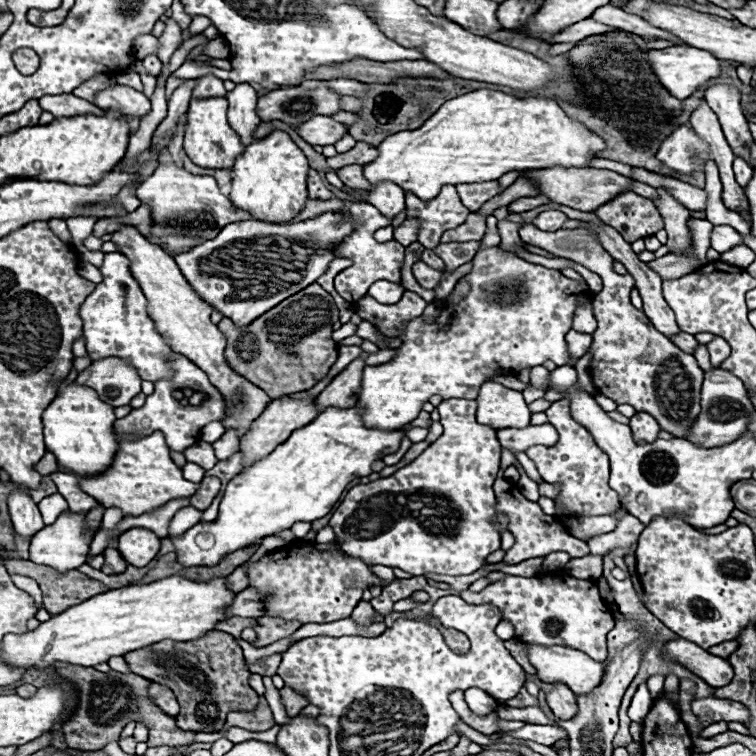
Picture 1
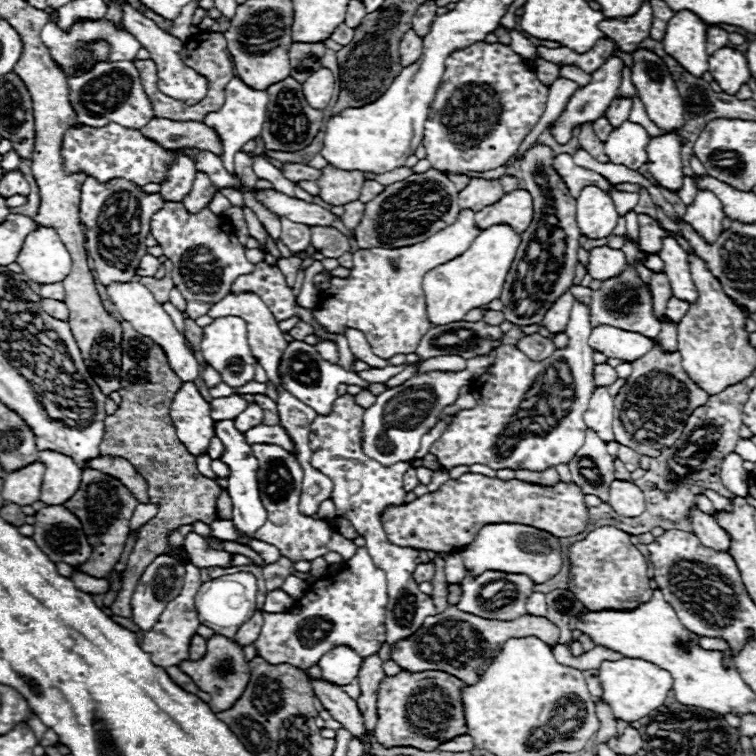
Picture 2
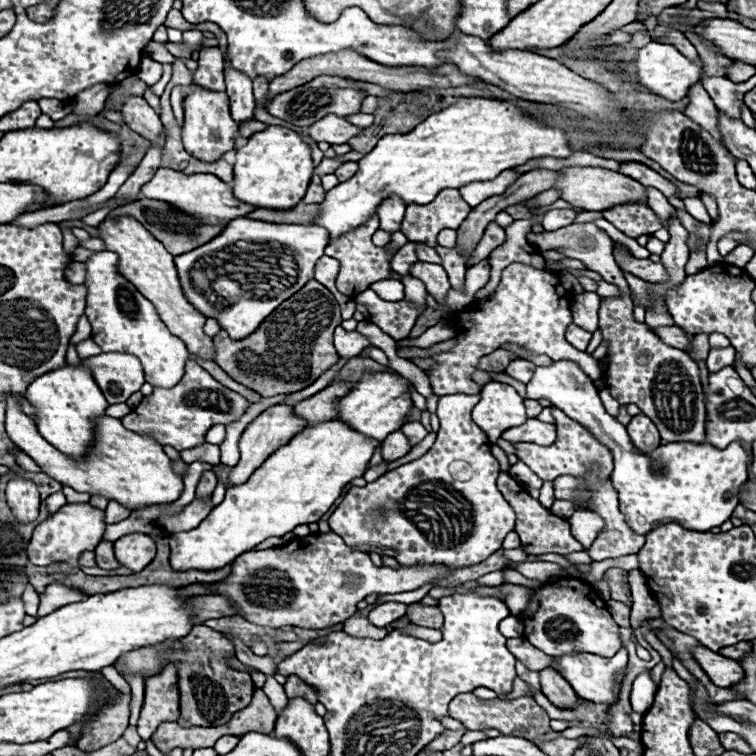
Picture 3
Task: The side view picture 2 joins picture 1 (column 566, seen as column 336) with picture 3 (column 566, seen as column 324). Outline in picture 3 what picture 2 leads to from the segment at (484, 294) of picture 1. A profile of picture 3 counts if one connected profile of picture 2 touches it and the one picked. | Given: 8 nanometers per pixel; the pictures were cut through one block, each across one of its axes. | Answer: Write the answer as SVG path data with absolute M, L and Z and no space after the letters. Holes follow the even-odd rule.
M510 264L502 270L500 284L496 290L484 298L472 302L464 310L456 310L448 316L448 326L454 328L454 338L458 344L446 352L432 354L428 358L436 360L436 366L424 370L430 388L436 396L442 394L478 394L482 390L480 384L472 380L472 374L476 372L476 366L482 356L488 356L502 348L504 344L518 344L526 348L530 354L546 354L552 360L560 358L572 358L592 380L598 380L602 376L598 368L598 360L588 356L586 352L576 350L570 346L564 338L566 328L572 324L570 316L570 300L572 292L568 292L560 276L548 270L538 270L528 264Z

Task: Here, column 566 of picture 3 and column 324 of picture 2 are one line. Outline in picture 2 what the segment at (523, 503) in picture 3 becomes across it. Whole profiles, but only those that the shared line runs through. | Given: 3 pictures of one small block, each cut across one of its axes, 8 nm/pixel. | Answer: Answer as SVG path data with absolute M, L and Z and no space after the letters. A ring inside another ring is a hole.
M254 444L252 446L254 458L258 458L258 488L260 488L260 500L268 512L268 518L262 528L256 530L256 538L268 544L278 546L282 556L290 560L314 560L318 556L324 556L326 552L336 552L344 560L350 560L356 554L356 544L342 534L338 534L334 528L326 524L326 530L322 530L324 522L304 516L298 510L300 492L302 492L302 468L294 454L284 450L278 444Z

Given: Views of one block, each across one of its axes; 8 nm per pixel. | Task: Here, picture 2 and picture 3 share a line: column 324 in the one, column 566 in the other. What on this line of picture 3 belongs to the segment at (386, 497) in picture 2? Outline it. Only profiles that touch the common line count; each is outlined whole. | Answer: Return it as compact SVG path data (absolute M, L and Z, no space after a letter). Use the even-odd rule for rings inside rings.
M552 406L552 414L556 416L556 426L558 426L558 438L552 446L538 446L538 444L514 444L516 446L516 456L528 464L542 480L554 480L558 476L564 474L572 474L582 478L584 474L588 474L588 470L592 470L592 464L598 466L598 474L600 478L608 478L612 474L612 454L606 446L602 446L584 426L580 426L578 422L570 420L560 408Z

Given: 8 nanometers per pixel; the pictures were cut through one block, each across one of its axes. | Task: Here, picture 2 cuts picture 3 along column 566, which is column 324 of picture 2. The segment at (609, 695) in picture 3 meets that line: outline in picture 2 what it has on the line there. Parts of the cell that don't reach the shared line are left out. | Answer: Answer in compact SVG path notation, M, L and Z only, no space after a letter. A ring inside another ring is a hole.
M336 646L328 654L324 654L318 662L322 670L322 680L334 686L350 684L360 670L362 658L348 646Z

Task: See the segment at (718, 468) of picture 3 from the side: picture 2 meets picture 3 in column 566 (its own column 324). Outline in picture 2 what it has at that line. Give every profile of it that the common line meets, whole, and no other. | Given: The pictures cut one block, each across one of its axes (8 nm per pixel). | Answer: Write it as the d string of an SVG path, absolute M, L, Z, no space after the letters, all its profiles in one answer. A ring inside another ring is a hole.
M300 340L290 342L286 348L286 354L280 362L280 382L290 394L294 394L296 398L306 402L306 406L314 408L318 414L330 414L332 404L338 398L338 392L336 392L338 384L342 384L342 382L344 384L356 384L356 386L366 390L369 387L369 382L362 380L358 374L346 372L338 364L330 364L330 362L322 360L318 356L318 352L314 350L314 346L304 344Z

